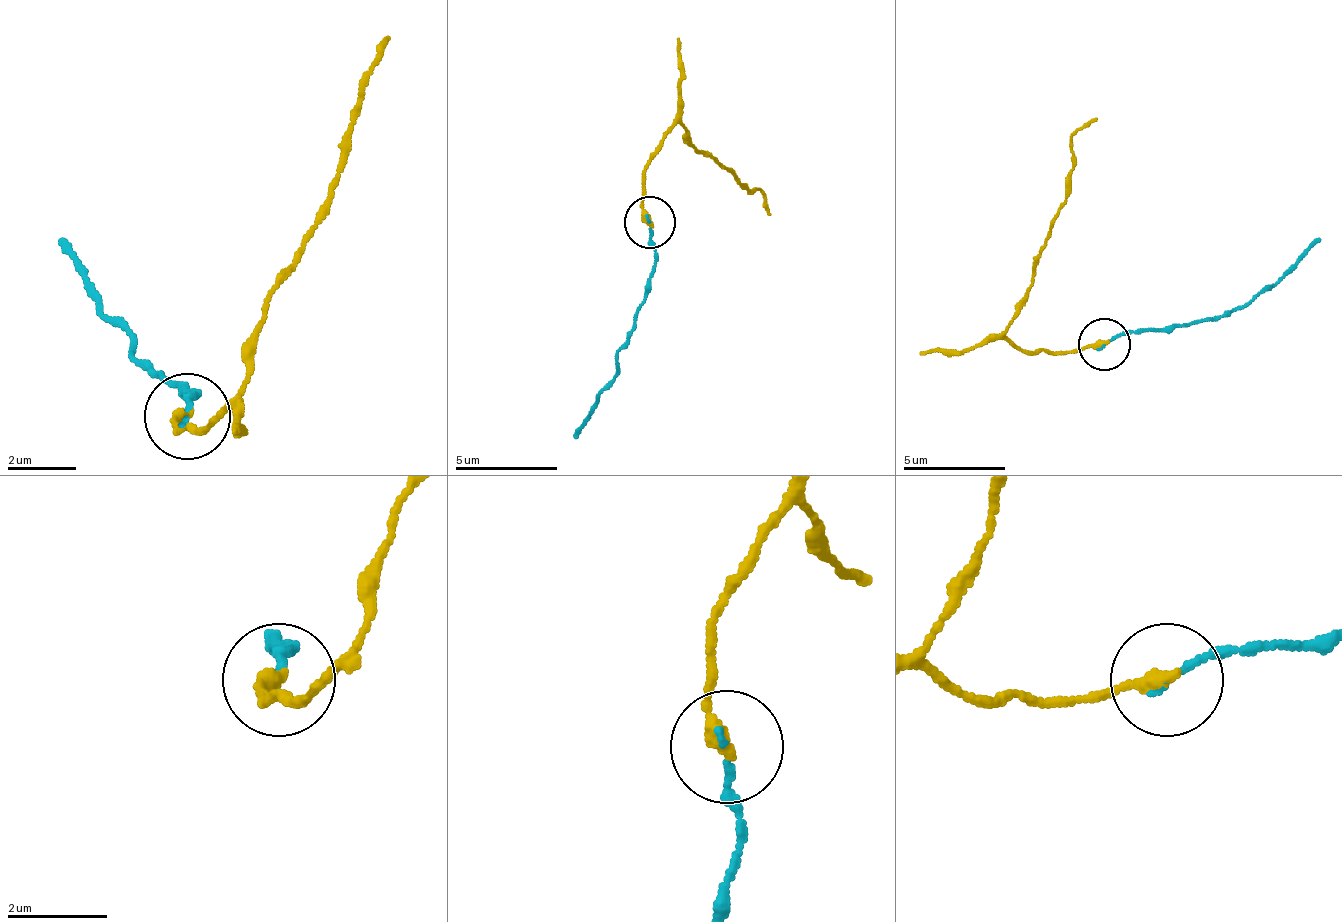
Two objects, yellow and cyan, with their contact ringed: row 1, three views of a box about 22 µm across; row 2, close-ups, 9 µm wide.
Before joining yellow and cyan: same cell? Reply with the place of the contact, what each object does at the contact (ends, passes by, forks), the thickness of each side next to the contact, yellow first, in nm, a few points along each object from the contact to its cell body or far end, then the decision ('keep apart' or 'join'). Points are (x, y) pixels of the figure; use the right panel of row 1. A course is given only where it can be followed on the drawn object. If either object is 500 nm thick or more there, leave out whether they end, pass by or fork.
place (1104, 344); yellow ends; cyan ends; calibres 320 and 110 nm; course yellow (1103, 343), (1087, 348), (1026, 353), (1005, 332), (1031, 261), (1067, 199), (1072, 138), (1098, 117); course cyan (1103, 343), (1211, 322), (1267, 291), (1318, 240); join

